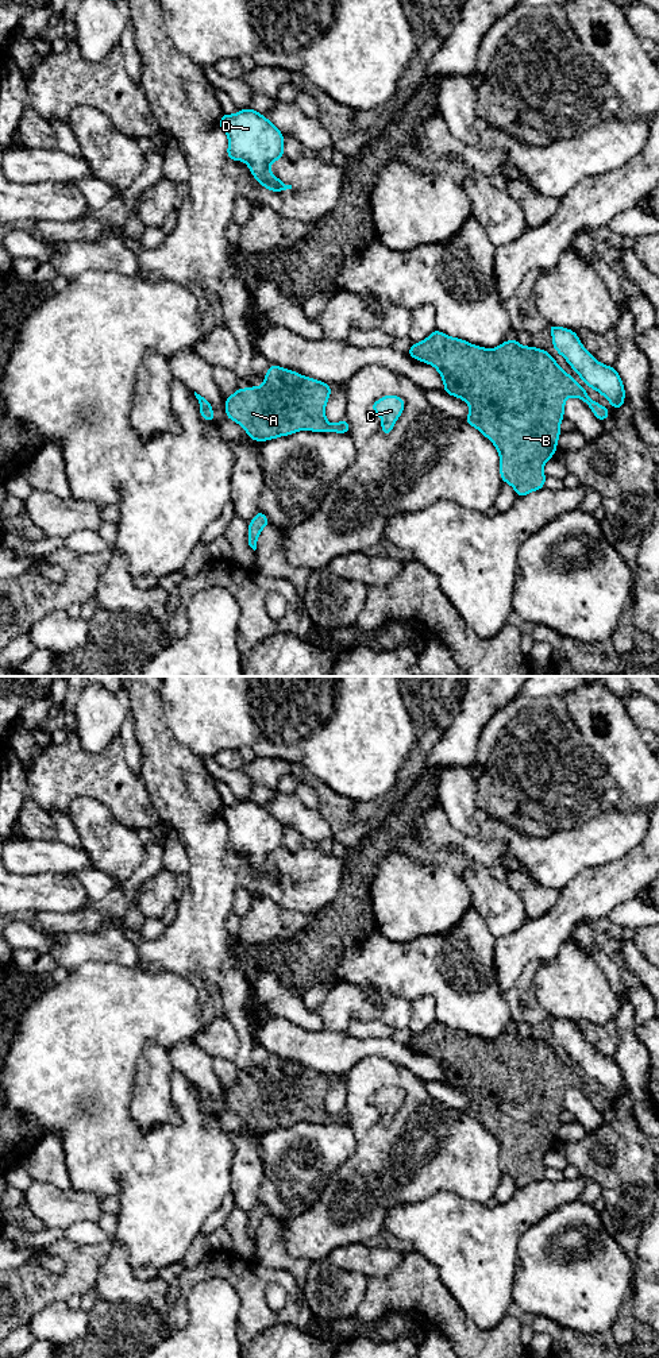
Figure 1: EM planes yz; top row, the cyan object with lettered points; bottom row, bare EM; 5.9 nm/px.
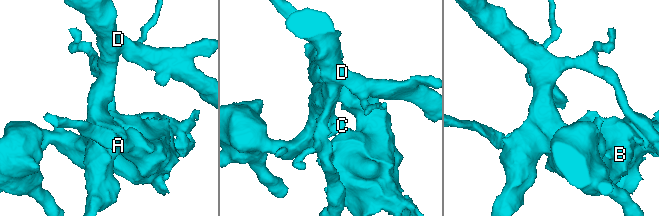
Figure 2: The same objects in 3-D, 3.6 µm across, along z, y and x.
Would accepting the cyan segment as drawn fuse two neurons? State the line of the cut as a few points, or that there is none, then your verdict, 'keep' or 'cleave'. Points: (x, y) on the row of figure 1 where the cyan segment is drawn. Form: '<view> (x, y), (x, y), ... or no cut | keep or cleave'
yz (299, 386), (280, 385), (266, 412) | cleave

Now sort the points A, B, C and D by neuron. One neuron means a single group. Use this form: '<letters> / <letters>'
A B / C D

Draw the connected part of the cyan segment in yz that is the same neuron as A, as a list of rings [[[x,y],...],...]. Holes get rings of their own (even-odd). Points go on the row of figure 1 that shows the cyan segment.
[[[271,363],[259,387],[238,389],[226,397],[226,417],[238,423],[251,440],[261,443],[297,431],[350,433],[347,418],[338,424],[327,421],[325,404],[330,397],[331,385]],[[289,383],[298,386],[298,405],[275,404],[269,413],[274,390]]]

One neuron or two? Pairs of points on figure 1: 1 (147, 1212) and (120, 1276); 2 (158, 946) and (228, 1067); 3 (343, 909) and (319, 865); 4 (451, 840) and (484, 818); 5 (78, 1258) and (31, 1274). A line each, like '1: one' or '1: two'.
1: two
2: two
3: two
4: one
5: one

